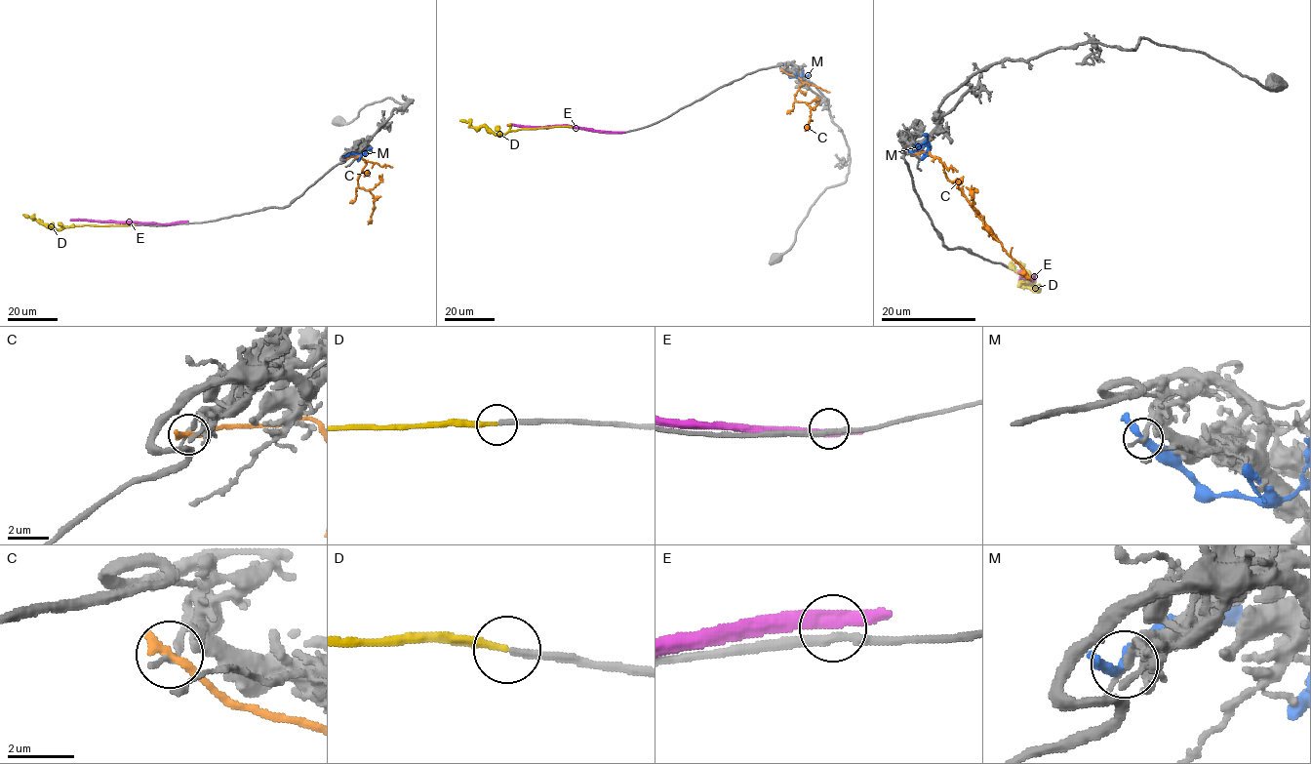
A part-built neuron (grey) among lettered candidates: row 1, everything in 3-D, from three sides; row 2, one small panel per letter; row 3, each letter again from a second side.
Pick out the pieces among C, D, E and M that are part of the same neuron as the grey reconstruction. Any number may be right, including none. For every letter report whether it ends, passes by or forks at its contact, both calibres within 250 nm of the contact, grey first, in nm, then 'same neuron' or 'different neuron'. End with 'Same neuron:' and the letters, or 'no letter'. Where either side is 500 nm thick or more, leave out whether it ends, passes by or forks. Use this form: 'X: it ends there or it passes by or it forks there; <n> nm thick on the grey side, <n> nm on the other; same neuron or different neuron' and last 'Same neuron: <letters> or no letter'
C: it ends there; 240 nm thick on the grey side, 360 nm on the other; different neuron
D: it ends there; 240 nm thick on the grey side, 200 nm on the other; same neuron
E: it passes by; 280 nm thick on the grey side, 360 nm on the other; different neuron
M: it passes by; 170 nm thick on the grey side, 360 nm on the other; different neuron
Same neuron: D

